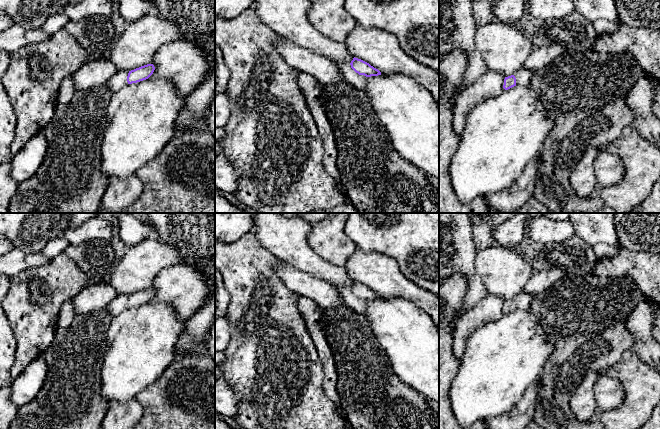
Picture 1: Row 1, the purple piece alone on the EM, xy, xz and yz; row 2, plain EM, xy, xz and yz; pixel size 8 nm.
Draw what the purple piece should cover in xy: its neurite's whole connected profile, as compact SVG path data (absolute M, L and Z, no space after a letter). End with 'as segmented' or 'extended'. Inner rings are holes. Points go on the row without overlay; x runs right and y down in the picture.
M147 288L134 294L118 295L107 306L107 310L113 317L119 315L128 308L137 307L148 303L154 296L153 288Z; extended

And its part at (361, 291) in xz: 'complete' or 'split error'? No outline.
split error

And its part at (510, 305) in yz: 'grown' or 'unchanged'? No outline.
grown

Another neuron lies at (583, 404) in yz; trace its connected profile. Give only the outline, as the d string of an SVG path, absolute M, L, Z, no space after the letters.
M596 372L587 373L570 398L571 410L580 421L595 419L597 404L594 387L599 376L600 374Z

